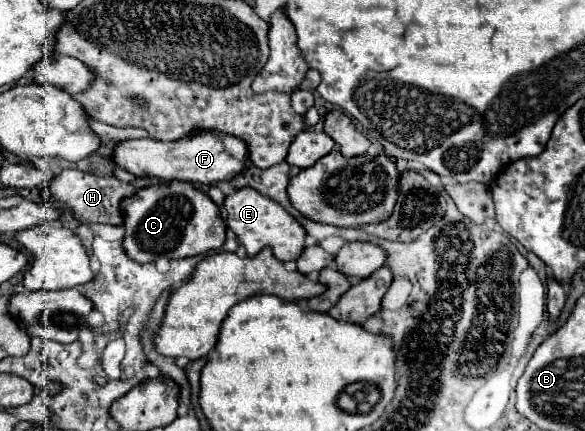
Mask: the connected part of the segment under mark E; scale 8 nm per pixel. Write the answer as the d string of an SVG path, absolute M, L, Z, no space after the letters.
M238 188L234 194L224 198L224 208L226 208L226 226L236 234L240 244L246 248L248 256L256 256L264 246L272 248L274 258L280 262L290 262L300 256L304 250L304 228L288 214L280 204L274 200L268 200L266 196L260 196L254 188Z

